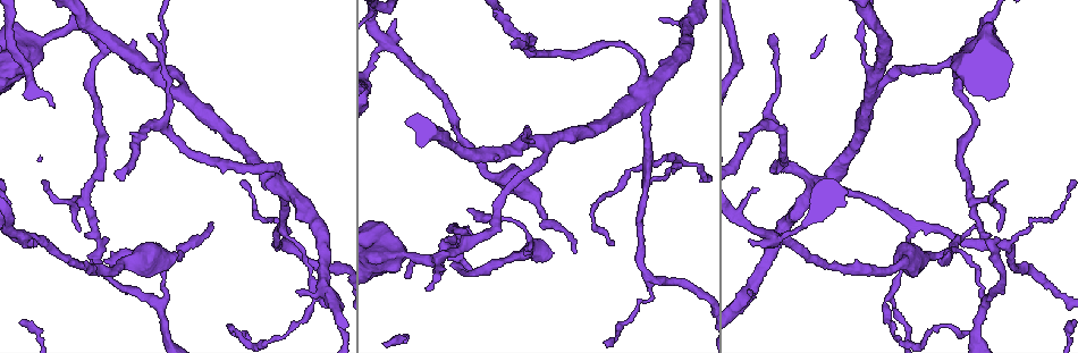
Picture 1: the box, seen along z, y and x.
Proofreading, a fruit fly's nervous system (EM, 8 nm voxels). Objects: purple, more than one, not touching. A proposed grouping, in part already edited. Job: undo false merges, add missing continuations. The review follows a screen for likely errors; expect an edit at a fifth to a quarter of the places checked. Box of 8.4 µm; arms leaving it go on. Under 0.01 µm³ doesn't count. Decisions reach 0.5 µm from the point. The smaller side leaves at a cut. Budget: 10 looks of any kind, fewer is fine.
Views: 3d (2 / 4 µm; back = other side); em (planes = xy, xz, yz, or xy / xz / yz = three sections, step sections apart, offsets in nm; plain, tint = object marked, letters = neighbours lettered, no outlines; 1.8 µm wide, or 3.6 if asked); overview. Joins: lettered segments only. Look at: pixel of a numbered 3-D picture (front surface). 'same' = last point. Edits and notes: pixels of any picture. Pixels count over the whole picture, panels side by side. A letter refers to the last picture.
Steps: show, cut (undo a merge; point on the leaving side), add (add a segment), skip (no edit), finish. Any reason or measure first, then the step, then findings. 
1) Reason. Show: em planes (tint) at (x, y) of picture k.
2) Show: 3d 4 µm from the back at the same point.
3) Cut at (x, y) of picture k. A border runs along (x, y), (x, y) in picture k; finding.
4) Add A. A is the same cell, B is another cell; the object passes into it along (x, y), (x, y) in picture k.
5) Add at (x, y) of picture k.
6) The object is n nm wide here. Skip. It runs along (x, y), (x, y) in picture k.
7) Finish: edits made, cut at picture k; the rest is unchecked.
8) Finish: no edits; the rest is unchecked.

Show: em 3.6 µm planes (plain) at (385, 46) of picture 1.

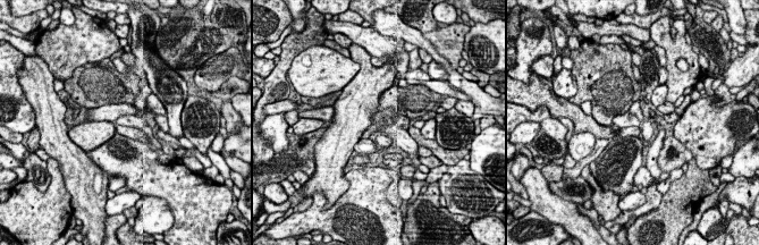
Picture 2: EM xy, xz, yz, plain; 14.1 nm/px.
Show: em 3.6 µm planes (letters) at the same point.

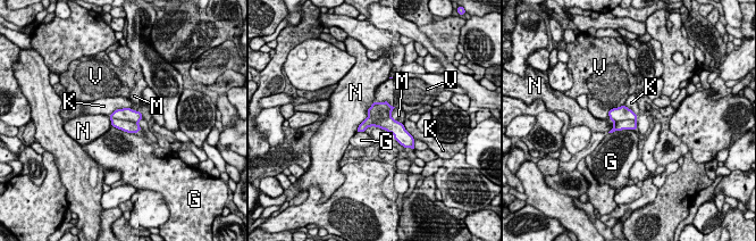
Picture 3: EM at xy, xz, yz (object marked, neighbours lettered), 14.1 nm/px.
Cut at (127, 126) of picture 3. G, K, M, N and V are other cells; a border runs along (110, 116), (137, 124) in picture 3; two cells meet here.

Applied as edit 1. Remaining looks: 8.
An open end. Show: em planes (plain) at (212, 222) of picture 1.

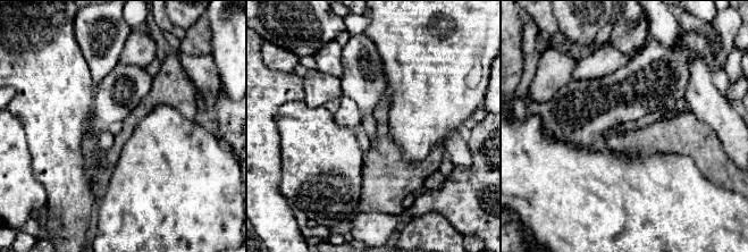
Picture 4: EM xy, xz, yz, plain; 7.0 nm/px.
Show: em planes (letters) at the same point.

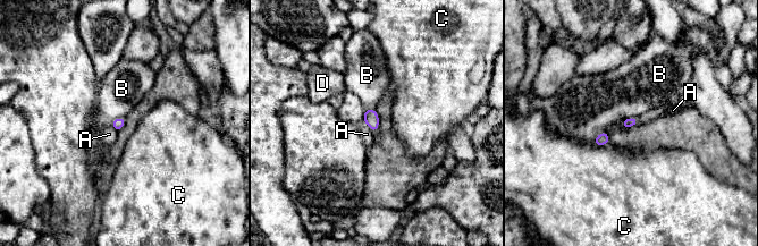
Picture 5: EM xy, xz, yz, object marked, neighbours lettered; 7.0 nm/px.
Skip. A, B, C and D are other cells; a border runs along (124, 117), (118, 117), (111, 121) in picture 5; none of them fits.

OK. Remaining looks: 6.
Sudden change in width. Show: em 3.6 µm planes (letters) at (24, 52) of picture 1.

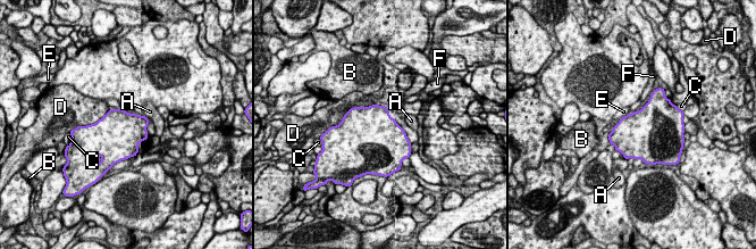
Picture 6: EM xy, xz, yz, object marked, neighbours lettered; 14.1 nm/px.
The longest contact is with D, 550 nm. Skip. A, B, C, D, E and F are other cells; a border runs along (111, 107), (120, 109) in picture 6; continuous, no second cell.

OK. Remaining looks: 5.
Four arms meet. Show: 3d 2 µm at (279, 184) of picture 1.

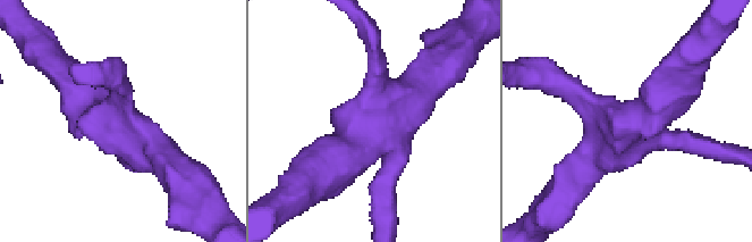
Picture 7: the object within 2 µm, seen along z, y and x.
4 arms meet here; shape alone is not enough. Show: em planes (tint) at (118, 121) of picture 7.

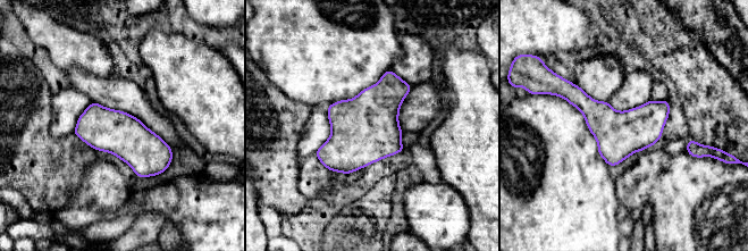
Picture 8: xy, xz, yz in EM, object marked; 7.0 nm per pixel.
See the neighbours. Show: em planes (letters) at the same point.

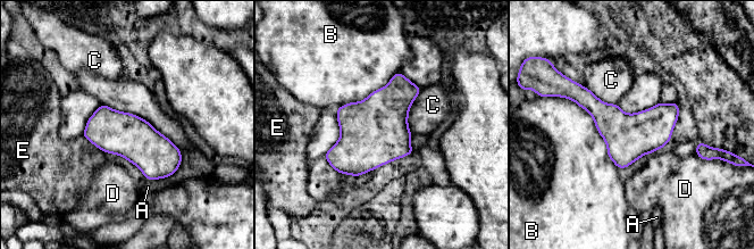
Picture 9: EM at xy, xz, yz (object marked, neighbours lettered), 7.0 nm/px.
Skip. A, B, C, D and E are other cells; a border runs along (101, 104), (144, 118), (179, 148) in picture 9; continuous, no second cell.

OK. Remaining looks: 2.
Finish: edits made, cut at picture 3; the rest is unchecked.

